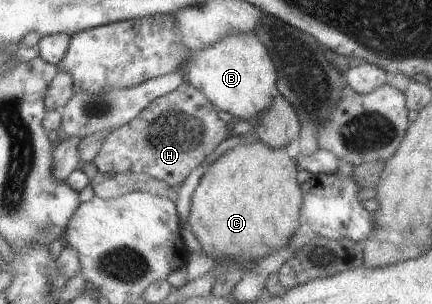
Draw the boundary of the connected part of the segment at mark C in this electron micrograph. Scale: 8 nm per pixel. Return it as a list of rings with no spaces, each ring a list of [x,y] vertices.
[[[256,138],[256,141],[250,141],[250,143],[238,143],[234,147],[230,147],[227,151],[224,151],[217,159],[214,159],[208,163],[208,167],[204,169],[198,185],[194,187],[189,197],[188,203],[188,215],[186,215],[186,224],[189,226],[192,235],[198,243],[195,252],[200,255],[206,255],[210,257],[214,263],[212,263],[212,269],[207,273],[211,273],[214,277],[229,273],[233,269],[236,269],[242,275],[246,273],[246,264],[254,265],[258,259],[270,255],[274,249],[282,249],[286,247],[286,243],[290,241],[292,233],[296,233],[296,227],[298,227],[298,210],[300,209],[301,191],[300,191],[300,171],[296,169],[294,165],[295,158],[290,157],[286,152],[286,147],[280,147],[280,149],[272,149],[268,145],[264,145],[262,141]]]

